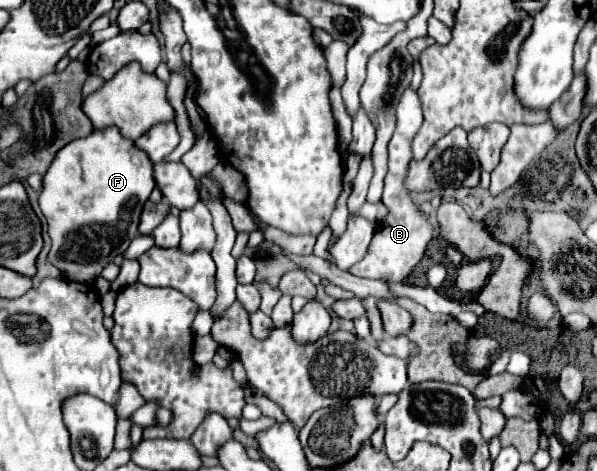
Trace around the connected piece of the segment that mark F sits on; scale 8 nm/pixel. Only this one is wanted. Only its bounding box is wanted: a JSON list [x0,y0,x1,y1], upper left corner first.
[39,129,153,283]

